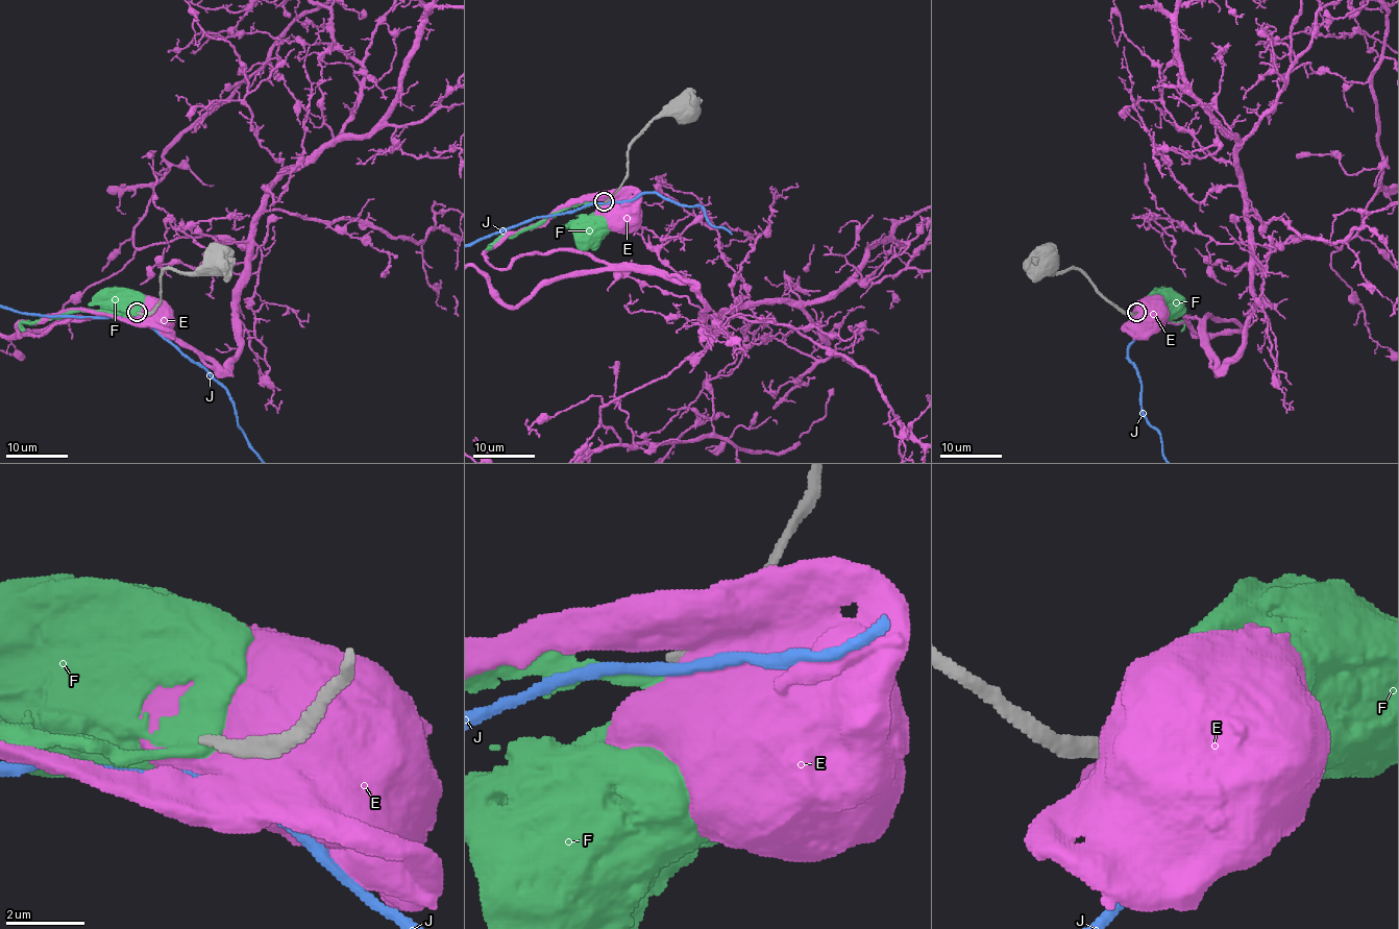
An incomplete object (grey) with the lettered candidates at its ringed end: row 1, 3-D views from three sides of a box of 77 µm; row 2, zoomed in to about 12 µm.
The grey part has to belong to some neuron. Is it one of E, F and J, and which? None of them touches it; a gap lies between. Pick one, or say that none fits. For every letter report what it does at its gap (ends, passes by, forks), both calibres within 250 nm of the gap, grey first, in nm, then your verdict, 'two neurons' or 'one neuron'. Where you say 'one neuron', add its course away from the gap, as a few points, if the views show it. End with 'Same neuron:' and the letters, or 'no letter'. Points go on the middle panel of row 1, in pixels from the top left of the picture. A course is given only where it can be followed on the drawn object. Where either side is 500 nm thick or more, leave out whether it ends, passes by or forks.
E: 220/800 nm | two neurons
F: it passes by | 220/440 nm | two neurons
J: it passes by | 220/240 nm | two neurons
Same neuron: no letter

